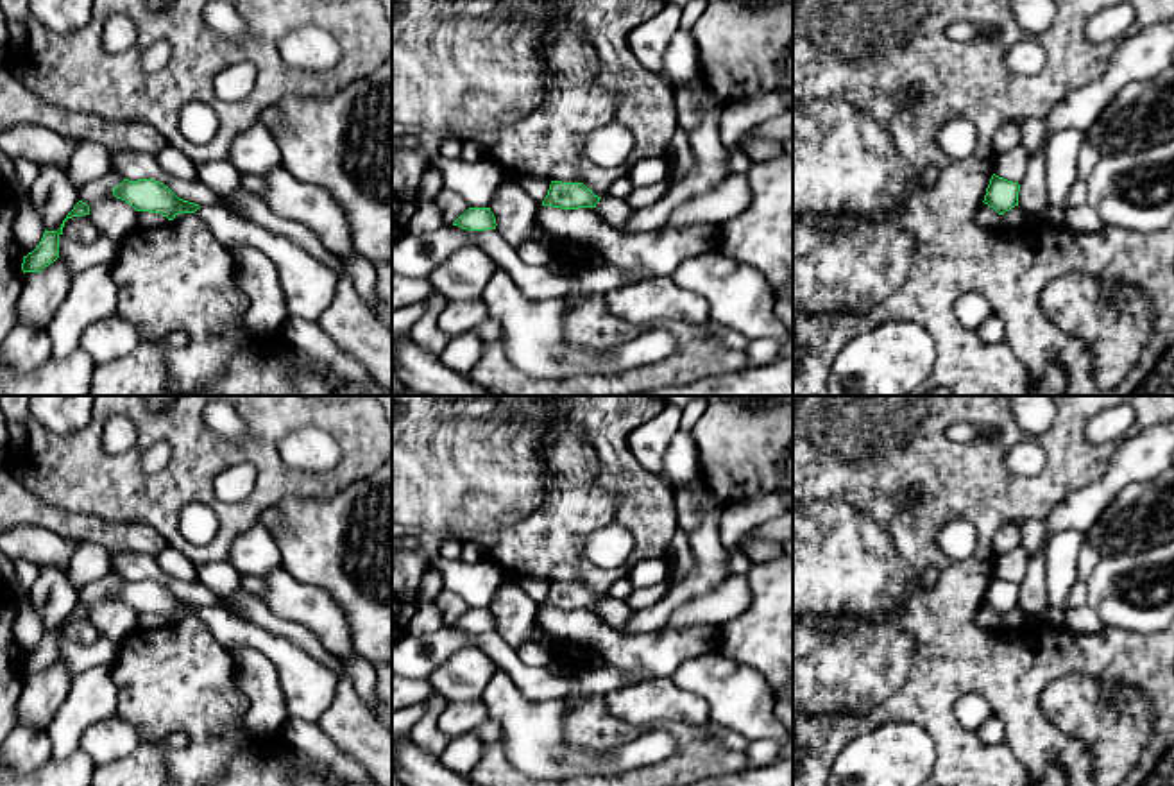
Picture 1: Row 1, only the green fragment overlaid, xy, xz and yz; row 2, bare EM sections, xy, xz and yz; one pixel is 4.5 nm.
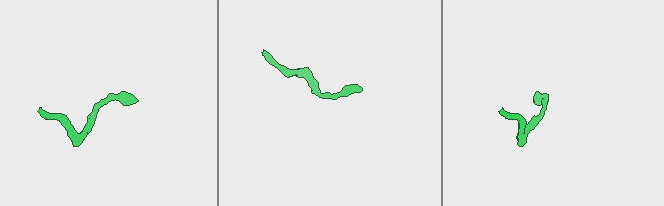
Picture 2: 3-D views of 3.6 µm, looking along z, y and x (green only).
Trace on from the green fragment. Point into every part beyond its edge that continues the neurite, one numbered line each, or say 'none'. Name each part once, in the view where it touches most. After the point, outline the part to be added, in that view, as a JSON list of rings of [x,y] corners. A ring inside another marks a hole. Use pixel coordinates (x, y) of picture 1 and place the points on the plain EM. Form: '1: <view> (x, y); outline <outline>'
1: xz (616, 613); outline [[[603,596],[596,605],[596,611],[601,614],[608,627],[621,634],[626,632],[626,623],[635,612],[635,609],[630,607],[625,600],[614,600],[610,596]]]

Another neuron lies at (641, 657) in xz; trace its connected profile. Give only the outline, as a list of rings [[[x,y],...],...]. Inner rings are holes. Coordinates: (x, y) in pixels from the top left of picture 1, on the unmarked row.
[[[539,605],[535,621],[562,641],[585,643],[605,664],[617,668],[626,684],[671,679],[684,661],[718,648],[716,627],[662,627],[655,632],[621,634],[608,627],[596,609],[562,611]]]

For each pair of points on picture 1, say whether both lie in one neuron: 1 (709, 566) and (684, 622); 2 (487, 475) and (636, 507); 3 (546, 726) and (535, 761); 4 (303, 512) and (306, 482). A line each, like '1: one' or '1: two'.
1: two
2: one
3: one
4: two

